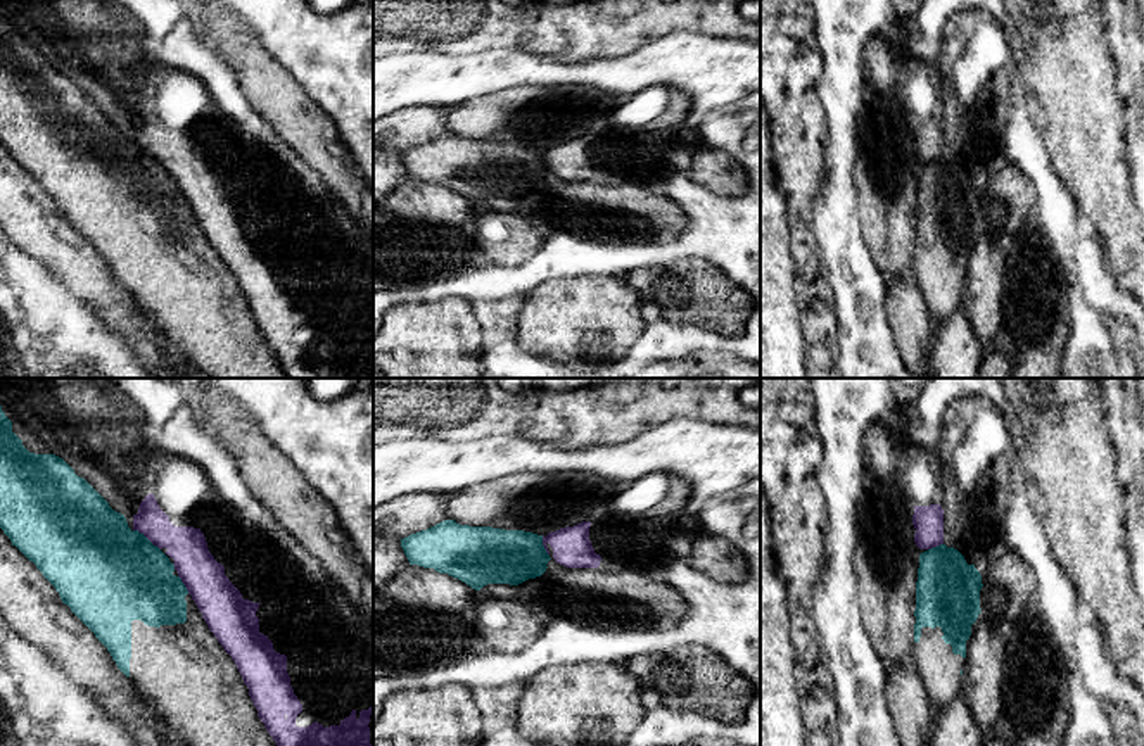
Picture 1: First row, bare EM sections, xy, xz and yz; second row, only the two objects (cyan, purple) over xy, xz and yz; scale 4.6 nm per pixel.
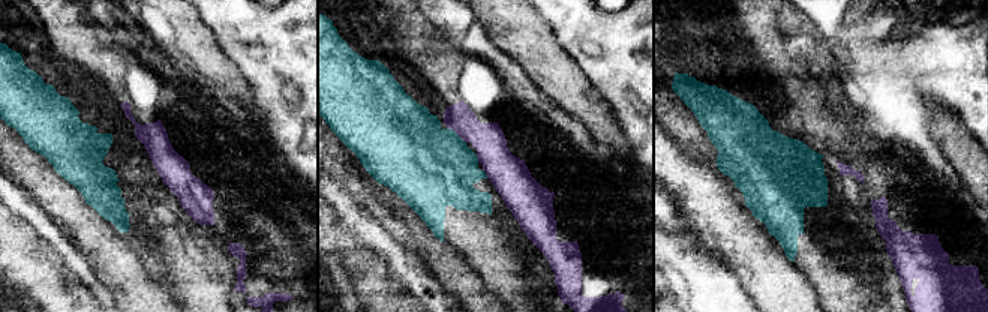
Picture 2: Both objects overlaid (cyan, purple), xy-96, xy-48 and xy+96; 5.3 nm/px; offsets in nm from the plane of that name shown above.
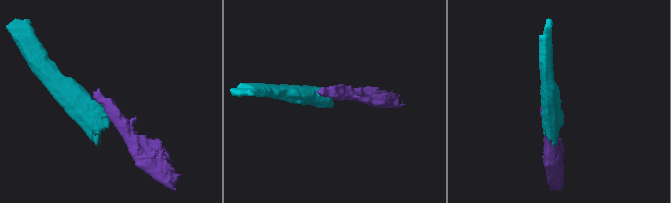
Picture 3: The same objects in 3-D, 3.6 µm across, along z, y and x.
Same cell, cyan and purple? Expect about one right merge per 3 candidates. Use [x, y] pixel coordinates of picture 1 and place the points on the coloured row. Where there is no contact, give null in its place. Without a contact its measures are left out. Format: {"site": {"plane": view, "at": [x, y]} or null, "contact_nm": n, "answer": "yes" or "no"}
{"site": {"plane": "xy", "at": [146, 537]}, "contact_nm": 160, "answer": "no"}

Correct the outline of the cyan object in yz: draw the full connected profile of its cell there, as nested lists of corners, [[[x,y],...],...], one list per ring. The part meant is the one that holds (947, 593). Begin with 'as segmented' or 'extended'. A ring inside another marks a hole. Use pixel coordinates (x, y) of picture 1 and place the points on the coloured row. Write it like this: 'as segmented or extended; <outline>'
extended; [[[940,544],[919,554],[912,661],[935,713],[959,689],[966,641],[980,610],[982,575],[964,556]]]

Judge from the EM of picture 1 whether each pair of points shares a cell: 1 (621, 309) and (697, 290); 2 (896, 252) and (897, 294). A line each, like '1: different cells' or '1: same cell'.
1: different cells
2: different cells

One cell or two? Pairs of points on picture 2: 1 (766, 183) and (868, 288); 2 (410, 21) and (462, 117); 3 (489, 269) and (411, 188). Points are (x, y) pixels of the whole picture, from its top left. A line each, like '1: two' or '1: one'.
1: one
2: one
3: one

